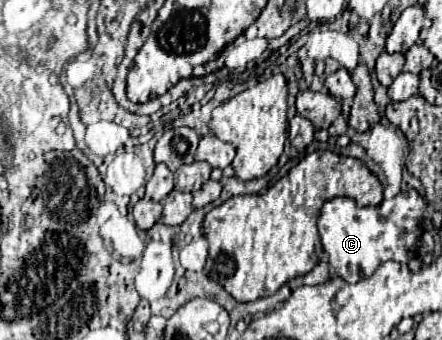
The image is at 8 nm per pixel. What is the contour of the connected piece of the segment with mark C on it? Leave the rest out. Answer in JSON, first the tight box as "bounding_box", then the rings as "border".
{"bounding_box":[318,189,426,283],"border":[[[406,189],[400,191],[394,199],[384,199],[380,205],[366,205],[360,207],[352,197],[334,197],[328,199],[318,217],[318,231],[320,231],[320,241],[324,251],[328,253],[328,263],[334,269],[338,277],[342,277],[346,283],[356,283],[360,279],[370,277],[376,267],[384,261],[400,261],[408,263],[416,255],[416,243],[422,237],[422,219],[424,219],[424,209],[426,201],[416,189]]]}

